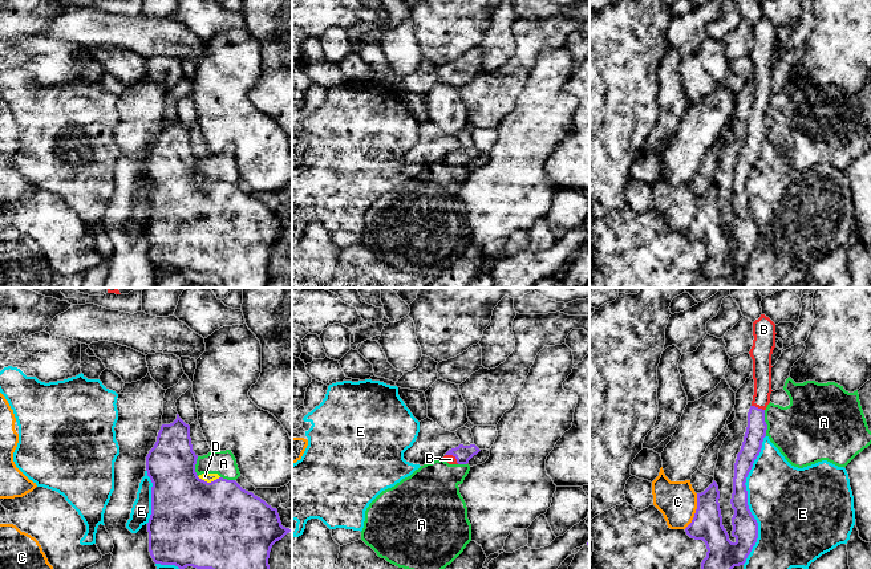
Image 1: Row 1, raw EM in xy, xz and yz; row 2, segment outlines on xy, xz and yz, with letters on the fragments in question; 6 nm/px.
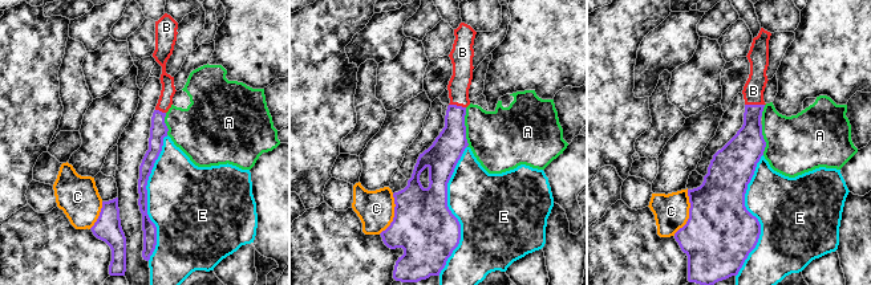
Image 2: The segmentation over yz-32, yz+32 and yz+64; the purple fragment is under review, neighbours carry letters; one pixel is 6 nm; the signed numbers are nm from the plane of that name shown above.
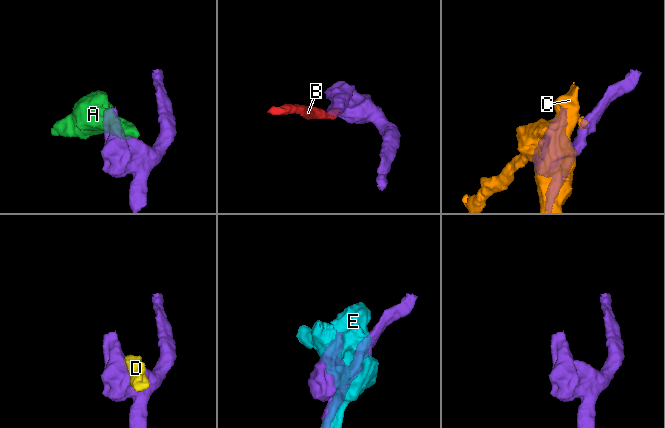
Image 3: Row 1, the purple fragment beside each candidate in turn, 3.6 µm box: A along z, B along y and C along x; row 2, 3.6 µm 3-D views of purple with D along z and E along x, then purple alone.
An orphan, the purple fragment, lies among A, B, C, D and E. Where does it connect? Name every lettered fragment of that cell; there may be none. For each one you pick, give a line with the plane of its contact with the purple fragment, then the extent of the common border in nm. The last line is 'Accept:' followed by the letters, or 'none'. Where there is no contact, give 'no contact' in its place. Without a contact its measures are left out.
B: contact in yz; length 90 nm
Accept: B

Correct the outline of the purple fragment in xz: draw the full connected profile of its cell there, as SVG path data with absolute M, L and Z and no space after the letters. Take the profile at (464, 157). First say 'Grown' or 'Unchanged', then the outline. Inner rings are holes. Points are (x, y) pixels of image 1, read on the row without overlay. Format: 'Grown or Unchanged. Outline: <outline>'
Grown. Outline: M459 147L455 151L449 153L443 163L447 164L449 167L467 167L469 163L477 158L481 153L475 147L470 149L463 149Z

